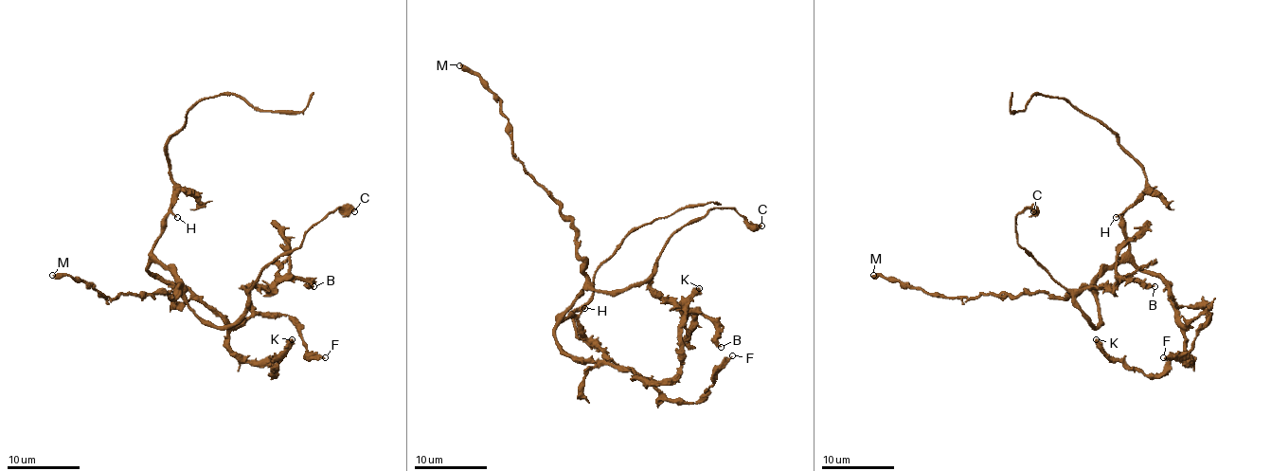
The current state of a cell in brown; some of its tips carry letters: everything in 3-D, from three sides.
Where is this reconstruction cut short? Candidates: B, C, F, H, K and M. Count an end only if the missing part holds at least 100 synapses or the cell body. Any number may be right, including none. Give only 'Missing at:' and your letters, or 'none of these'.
Missing at: none of these

